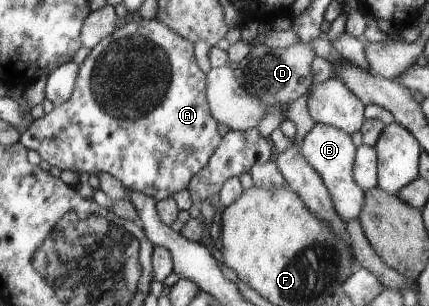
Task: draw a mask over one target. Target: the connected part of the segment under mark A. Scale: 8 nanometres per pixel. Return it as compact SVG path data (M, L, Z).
M139 19L116 28L109 37L102 39L89 53L86 59L79 65L79 73L75 82L75 91L69 101L61 105L56 105L50 113L46 113L41 119L31 122L19 137L19 143L25 145L25 149L36 151L43 161L49 165L55 165L59 169L71 169L75 173L109 173L119 179L126 189L137 191L159 200L171 197L182 189L188 189L193 177L197 175L209 163L216 149L220 147L221 135L217 131L219 122L213 117L211 106L207 96L207 75L201 71L195 53L193 53L193 42L187 41L176 30L169 29L168 25L163 25L160 21Z

